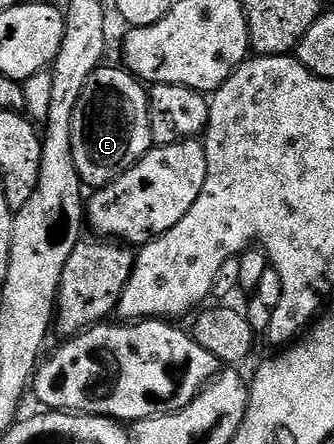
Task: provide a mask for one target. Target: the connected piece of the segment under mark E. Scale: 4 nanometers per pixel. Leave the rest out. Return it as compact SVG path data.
M102 66L83 86L83 98L79 98L79 106L75 106L73 129L71 130L71 146L75 158L75 170L79 170L82 185L96 190L119 178L131 166L138 164L154 147L149 121L149 93L146 85L138 80L132 72L124 67L108 68Z

